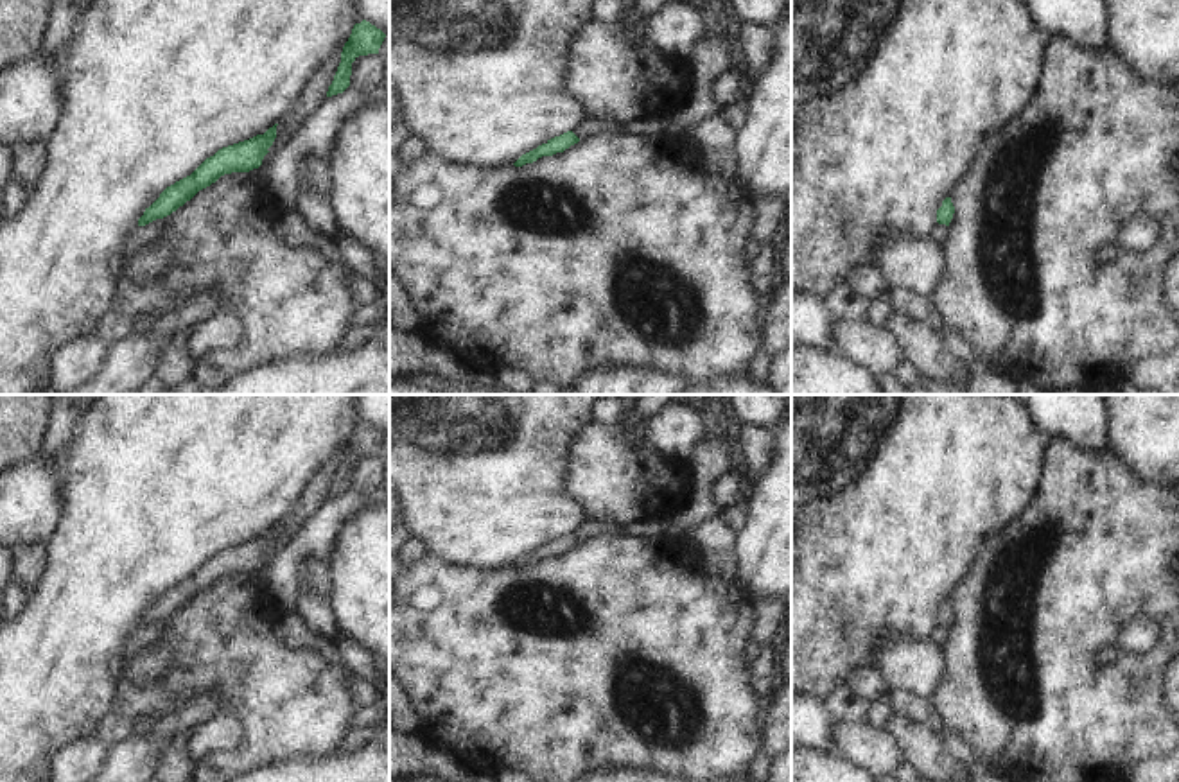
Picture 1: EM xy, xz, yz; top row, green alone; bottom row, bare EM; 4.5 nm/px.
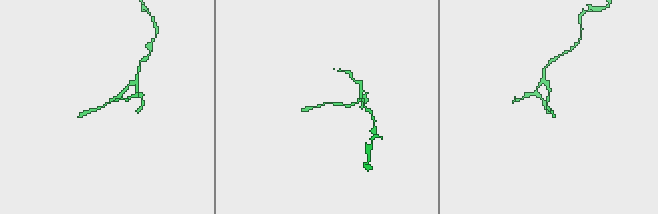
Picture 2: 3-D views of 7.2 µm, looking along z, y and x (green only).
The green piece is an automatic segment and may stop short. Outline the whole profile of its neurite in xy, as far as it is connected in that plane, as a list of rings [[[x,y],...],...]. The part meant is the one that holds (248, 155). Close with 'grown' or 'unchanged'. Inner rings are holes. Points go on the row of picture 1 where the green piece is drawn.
[[[278,124],[269,127],[264,135],[223,147],[214,156],[206,158],[190,176],[167,187],[160,197],[145,208],[144,215],[138,219],[138,226],[170,215],[224,174],[258,169],[276,138],[276,126]]]; unchanged

